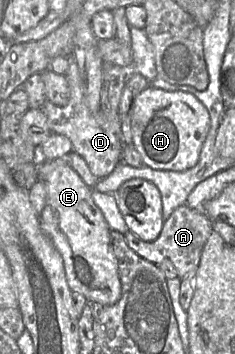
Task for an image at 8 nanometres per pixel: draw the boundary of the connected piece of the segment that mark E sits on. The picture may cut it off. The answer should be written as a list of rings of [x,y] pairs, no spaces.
[[[64,159],[59,160],[57,166],[43,179],[46,186],[46,203],[39,214],[40,227],[61,254],[67,283],[71,291],[84,295],[88,303],[113,305],[121,297],[121,281],[118,273],[118,261],[111,244],[111,228],[93,200],[92,190],[94,188],[87,186],[68,162]]]

